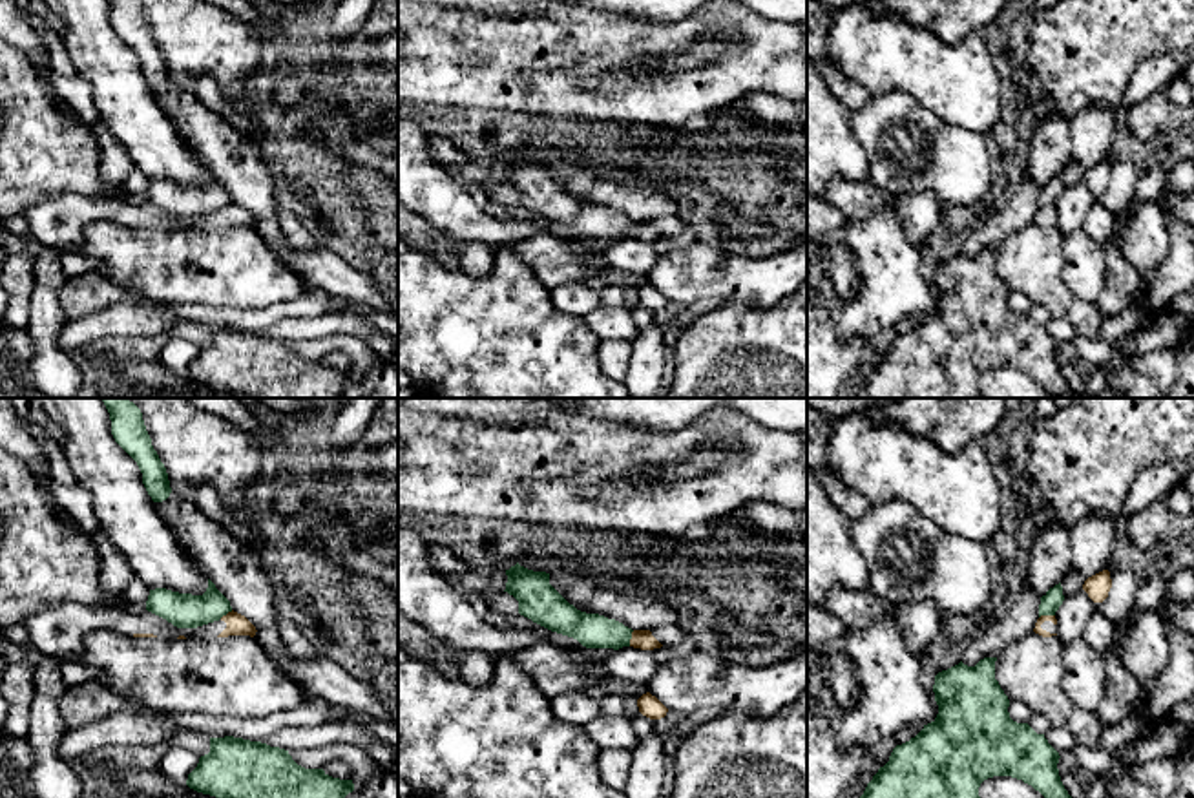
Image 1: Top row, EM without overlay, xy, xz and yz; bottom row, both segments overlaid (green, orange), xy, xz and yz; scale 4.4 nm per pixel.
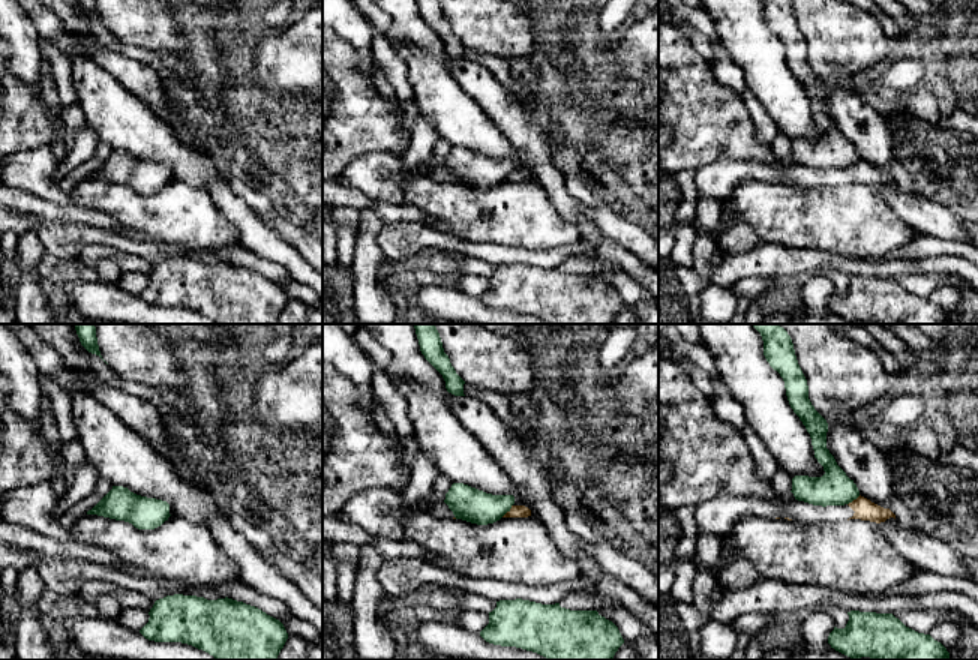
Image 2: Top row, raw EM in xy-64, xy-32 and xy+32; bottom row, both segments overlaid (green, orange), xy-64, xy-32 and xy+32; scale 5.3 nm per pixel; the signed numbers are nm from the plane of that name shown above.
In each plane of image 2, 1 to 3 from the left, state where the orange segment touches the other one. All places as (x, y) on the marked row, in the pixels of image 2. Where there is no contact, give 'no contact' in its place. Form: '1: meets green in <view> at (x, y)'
1: no contact
2: meets green in xy-32 at (507, 510)
3: meets green in xy+32 at (854, 498)

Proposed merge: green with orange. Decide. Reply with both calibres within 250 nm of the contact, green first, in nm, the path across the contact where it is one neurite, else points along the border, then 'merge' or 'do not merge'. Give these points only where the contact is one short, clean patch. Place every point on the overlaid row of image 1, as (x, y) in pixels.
calibres 160 and 90 nm; border xz (634, 630), (628, 645); do not merge

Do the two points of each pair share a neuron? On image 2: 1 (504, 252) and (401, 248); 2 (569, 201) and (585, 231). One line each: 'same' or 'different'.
1: same
2: same

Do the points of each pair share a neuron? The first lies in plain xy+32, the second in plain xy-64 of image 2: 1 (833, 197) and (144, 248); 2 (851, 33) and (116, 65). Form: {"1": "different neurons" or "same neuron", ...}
{"1": "different neurons", "2": "different neurons"}

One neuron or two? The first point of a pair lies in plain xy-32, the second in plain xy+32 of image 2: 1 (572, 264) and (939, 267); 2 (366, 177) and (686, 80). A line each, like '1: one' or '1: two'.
1: one
2: two

